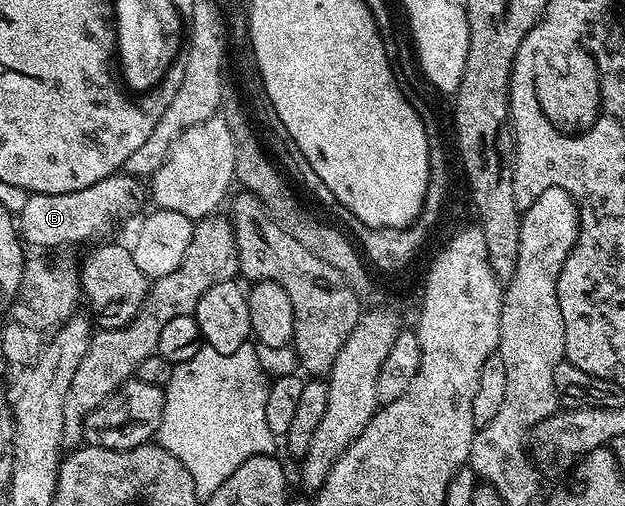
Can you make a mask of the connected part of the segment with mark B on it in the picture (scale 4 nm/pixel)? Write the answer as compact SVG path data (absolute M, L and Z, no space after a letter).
M120 171L93 183L93 187L81 187L81 191L69 191L61 195L32 193L17 215L20 236L28 246L35 247L57 247L87 239L138 207L139 200L143 195L145 197L144 186L142 189L139 185L142 185L140 178Z

